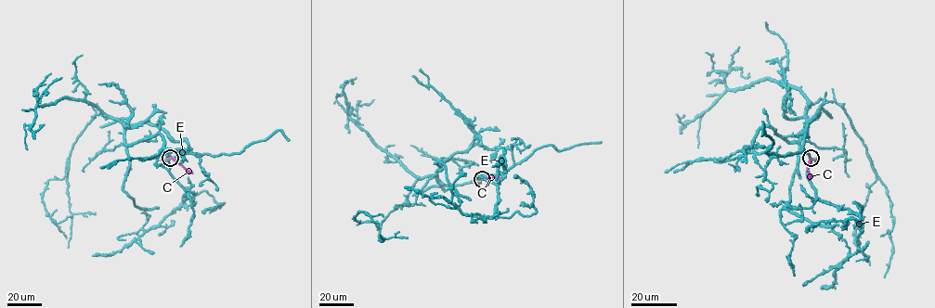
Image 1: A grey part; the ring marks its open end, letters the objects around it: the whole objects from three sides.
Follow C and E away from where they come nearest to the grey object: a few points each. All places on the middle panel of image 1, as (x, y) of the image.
C: (482, 179), (504, 177)
E: (482, 179), (500, 173), (459, 185), (418, 179), (378, 228), (354, 217), (365, 212), (378, 224)

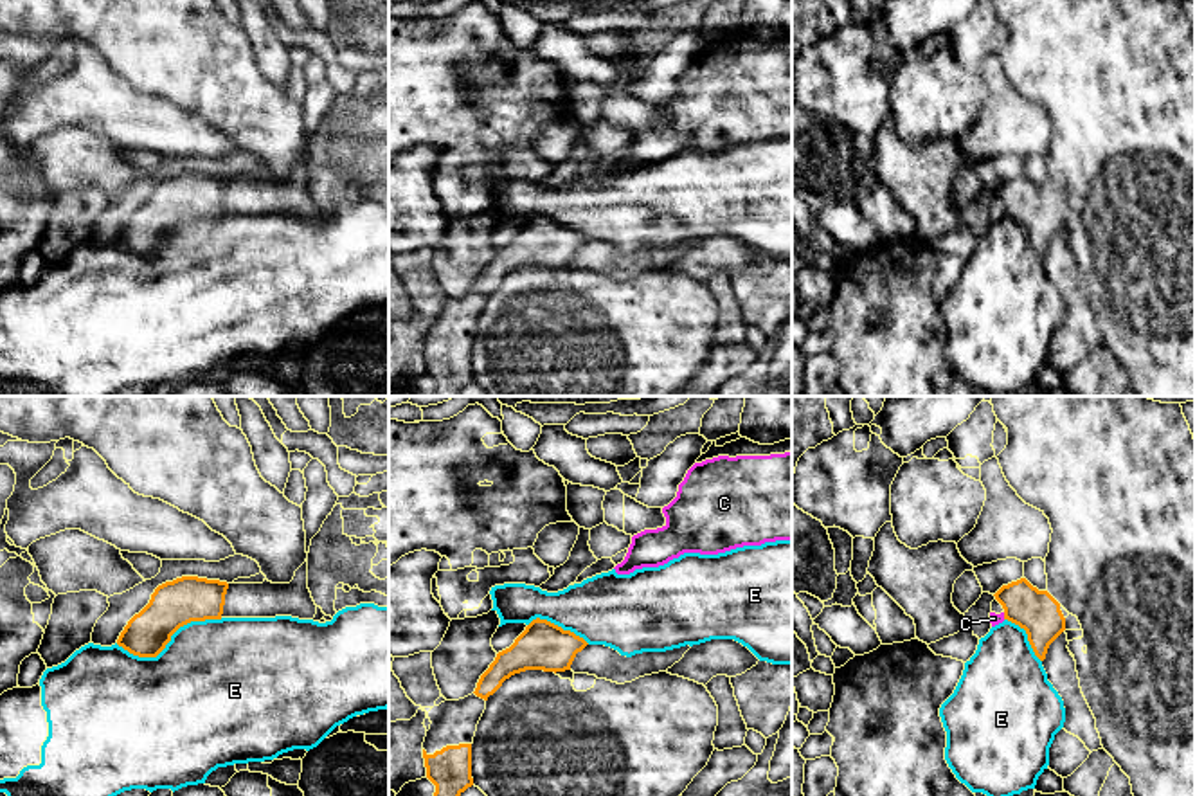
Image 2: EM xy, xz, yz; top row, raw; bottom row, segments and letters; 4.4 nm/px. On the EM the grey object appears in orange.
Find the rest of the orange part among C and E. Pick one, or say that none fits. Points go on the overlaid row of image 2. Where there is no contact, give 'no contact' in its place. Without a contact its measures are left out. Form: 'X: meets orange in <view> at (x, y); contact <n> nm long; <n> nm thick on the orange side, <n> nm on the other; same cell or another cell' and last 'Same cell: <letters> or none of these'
C: meets orange in yz at (1005, 616); contact 30 nm long; 190 nm thick on the orange side, 50 nm on the other; same cell
E: meets orange in xy at (170, 640); contact 500 nm long; 200 nm thick on the orange side, 500 nm on the other; another cell
Same cell: C

